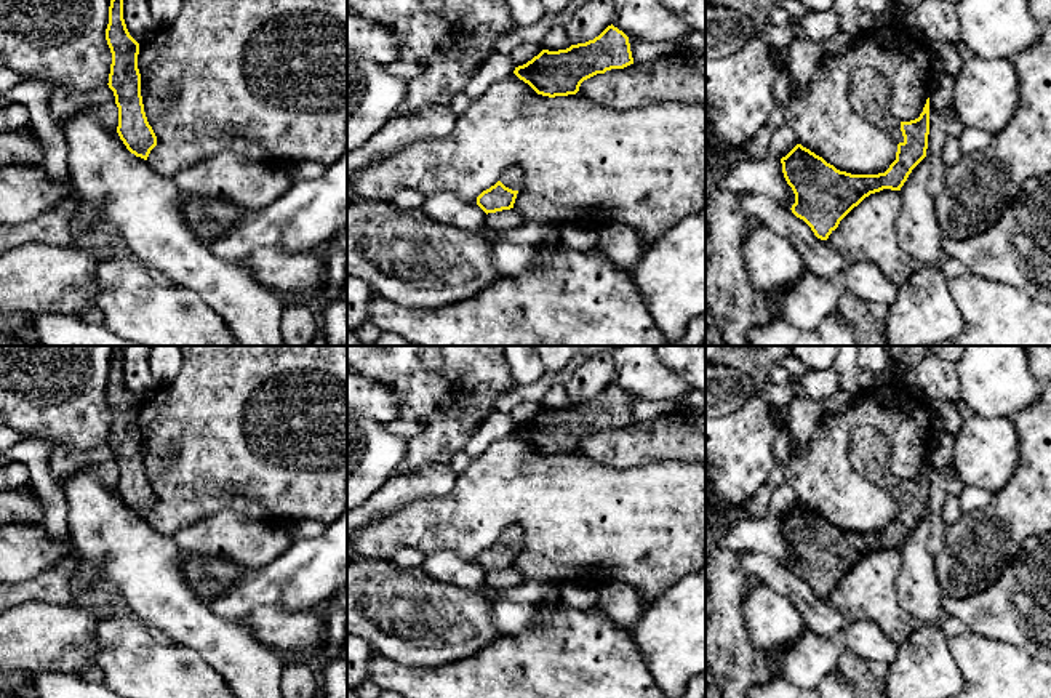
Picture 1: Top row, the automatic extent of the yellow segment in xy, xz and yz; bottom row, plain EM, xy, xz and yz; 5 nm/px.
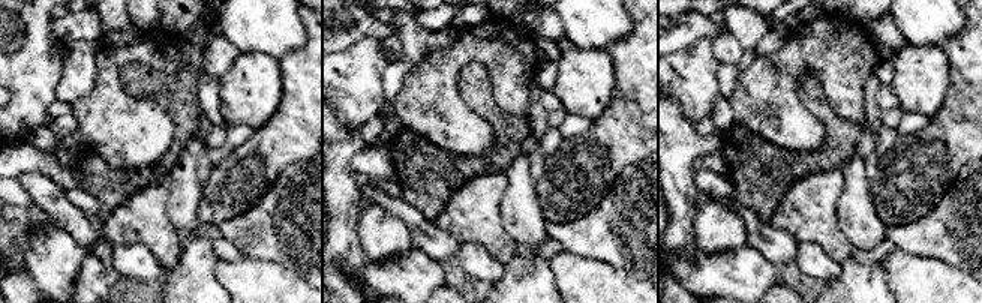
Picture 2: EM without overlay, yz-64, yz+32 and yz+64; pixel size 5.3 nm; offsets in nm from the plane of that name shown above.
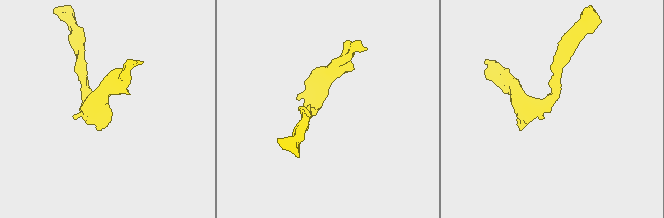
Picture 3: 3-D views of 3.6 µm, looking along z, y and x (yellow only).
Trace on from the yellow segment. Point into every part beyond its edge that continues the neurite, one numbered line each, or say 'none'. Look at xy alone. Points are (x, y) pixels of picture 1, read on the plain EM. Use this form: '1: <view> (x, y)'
none

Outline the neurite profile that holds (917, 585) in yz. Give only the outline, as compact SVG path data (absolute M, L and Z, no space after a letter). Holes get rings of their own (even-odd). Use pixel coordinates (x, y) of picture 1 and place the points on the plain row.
M925 515L901 546L902 567L896 578L901 607L920 624L937 623L945 613L936 572L936 557L928 551L931 522Z

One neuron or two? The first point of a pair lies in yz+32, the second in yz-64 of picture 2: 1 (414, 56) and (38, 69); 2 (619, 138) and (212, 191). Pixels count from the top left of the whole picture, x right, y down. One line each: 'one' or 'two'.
1: two
2: one

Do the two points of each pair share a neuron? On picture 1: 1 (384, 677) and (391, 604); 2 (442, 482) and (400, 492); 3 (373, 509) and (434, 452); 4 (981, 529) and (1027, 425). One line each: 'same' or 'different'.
1: different
2: same
3: different
4: same

